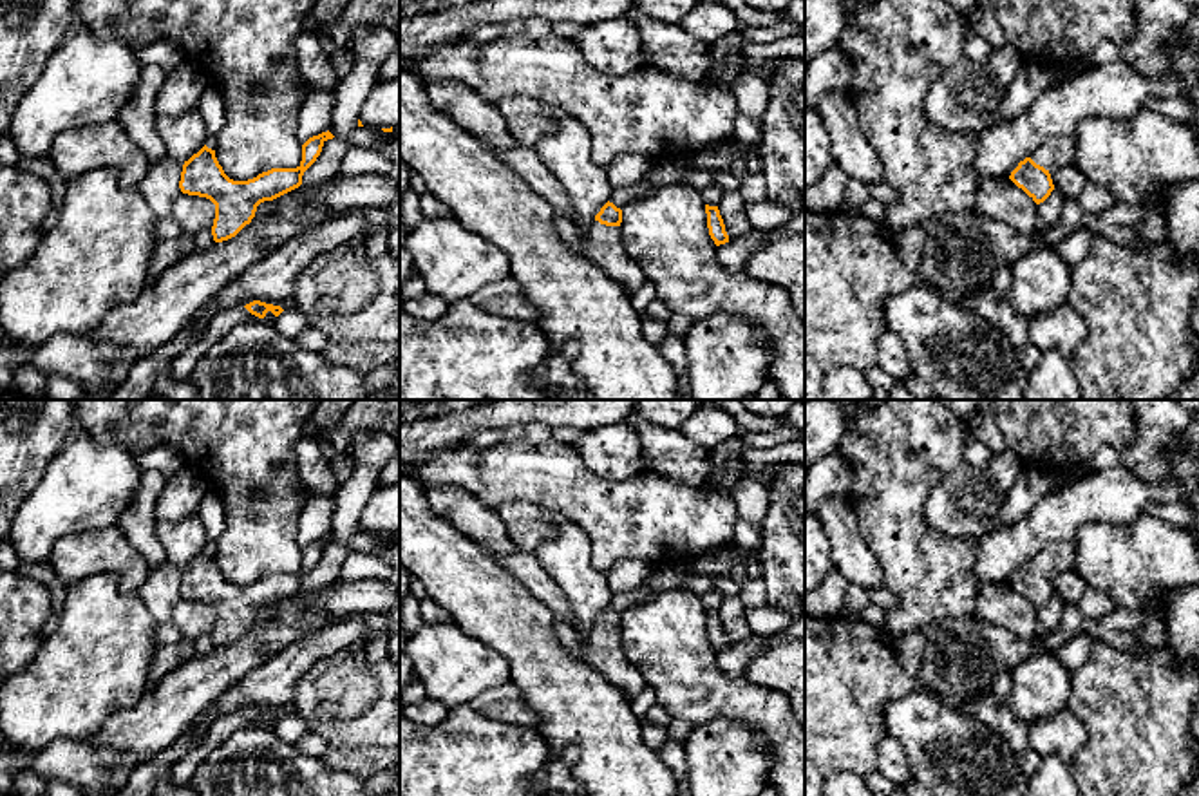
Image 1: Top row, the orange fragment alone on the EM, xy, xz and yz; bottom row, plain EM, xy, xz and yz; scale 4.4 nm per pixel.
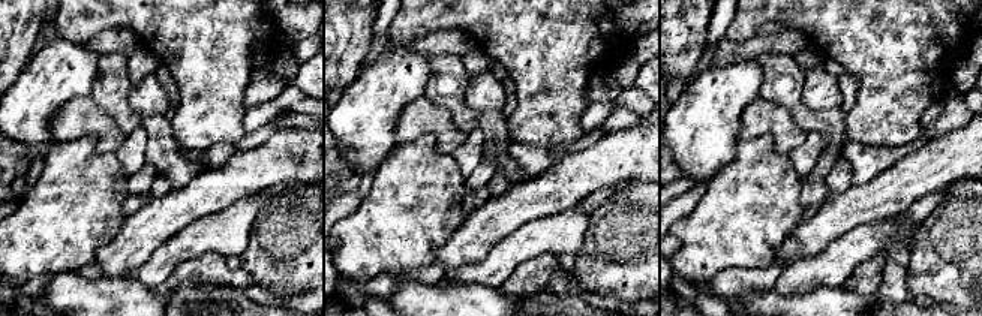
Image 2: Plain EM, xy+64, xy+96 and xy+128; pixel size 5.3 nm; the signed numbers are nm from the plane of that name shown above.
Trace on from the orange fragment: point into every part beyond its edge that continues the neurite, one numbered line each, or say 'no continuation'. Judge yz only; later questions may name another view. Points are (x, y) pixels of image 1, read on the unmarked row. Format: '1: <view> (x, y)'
1: yz (1058, 556)

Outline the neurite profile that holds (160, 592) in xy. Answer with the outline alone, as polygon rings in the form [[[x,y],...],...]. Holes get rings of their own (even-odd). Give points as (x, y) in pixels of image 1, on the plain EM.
[[[163,563],[150,570],[148,579],[137,588],[137,595],[150,610],[156,622],[170,622],[172,608],[179,602],[183,570],[172,563]]]

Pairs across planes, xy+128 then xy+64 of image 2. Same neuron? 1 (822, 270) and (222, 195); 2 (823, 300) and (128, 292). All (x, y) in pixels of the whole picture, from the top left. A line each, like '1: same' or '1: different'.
1: different
2: same

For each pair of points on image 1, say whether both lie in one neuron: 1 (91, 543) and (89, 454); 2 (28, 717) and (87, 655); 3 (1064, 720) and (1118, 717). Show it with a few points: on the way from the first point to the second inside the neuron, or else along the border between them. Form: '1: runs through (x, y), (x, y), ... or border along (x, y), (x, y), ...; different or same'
1: border along (116, 523), (105, 529), (64, 536), (53, 550); different
2: runs through (42, 702), (75, 670); same
3: border along (1067, 706), (1085, 733), (1085, 744), (1073, 760); different

